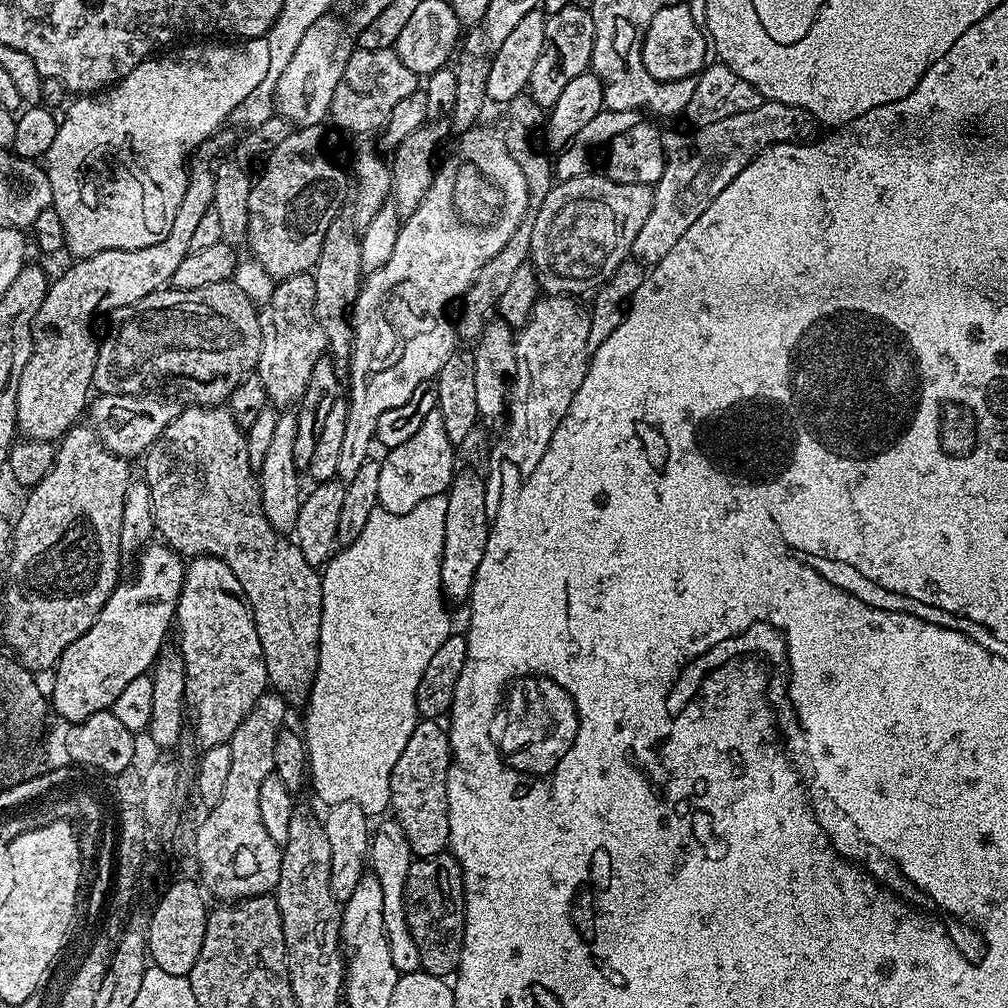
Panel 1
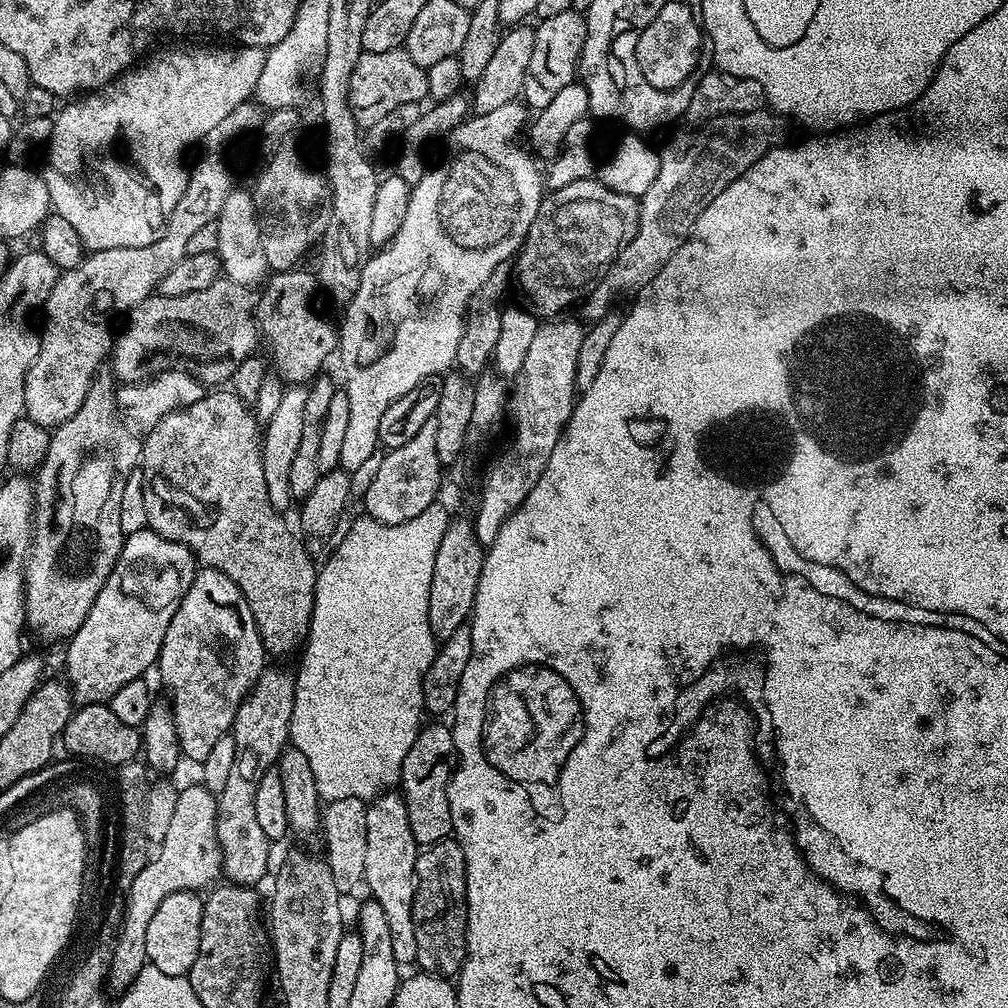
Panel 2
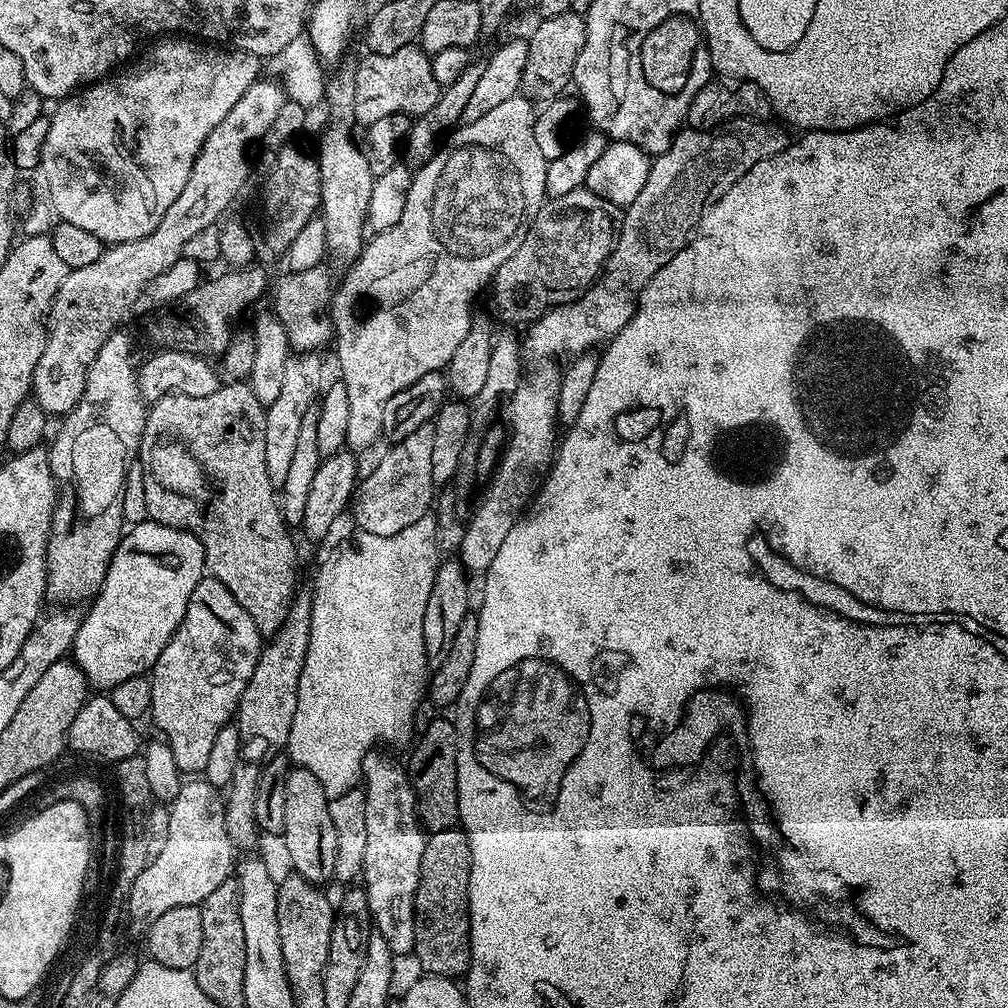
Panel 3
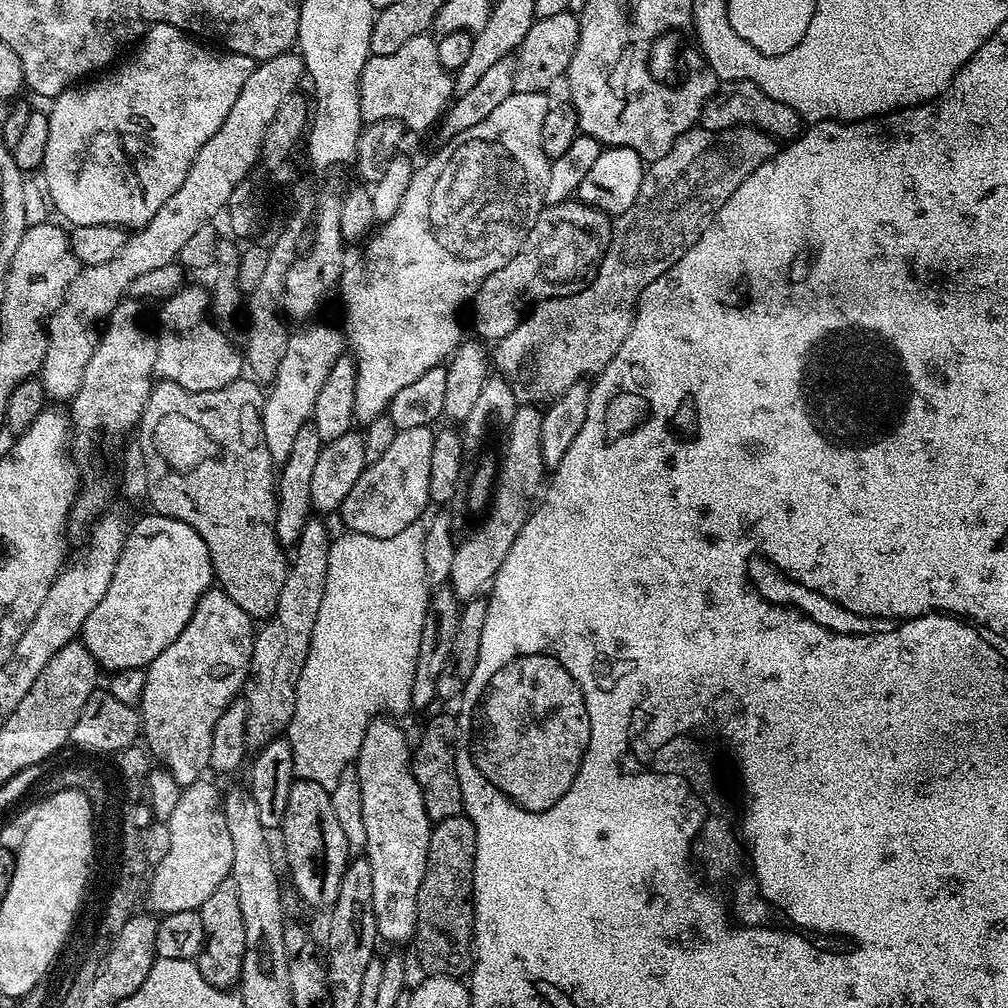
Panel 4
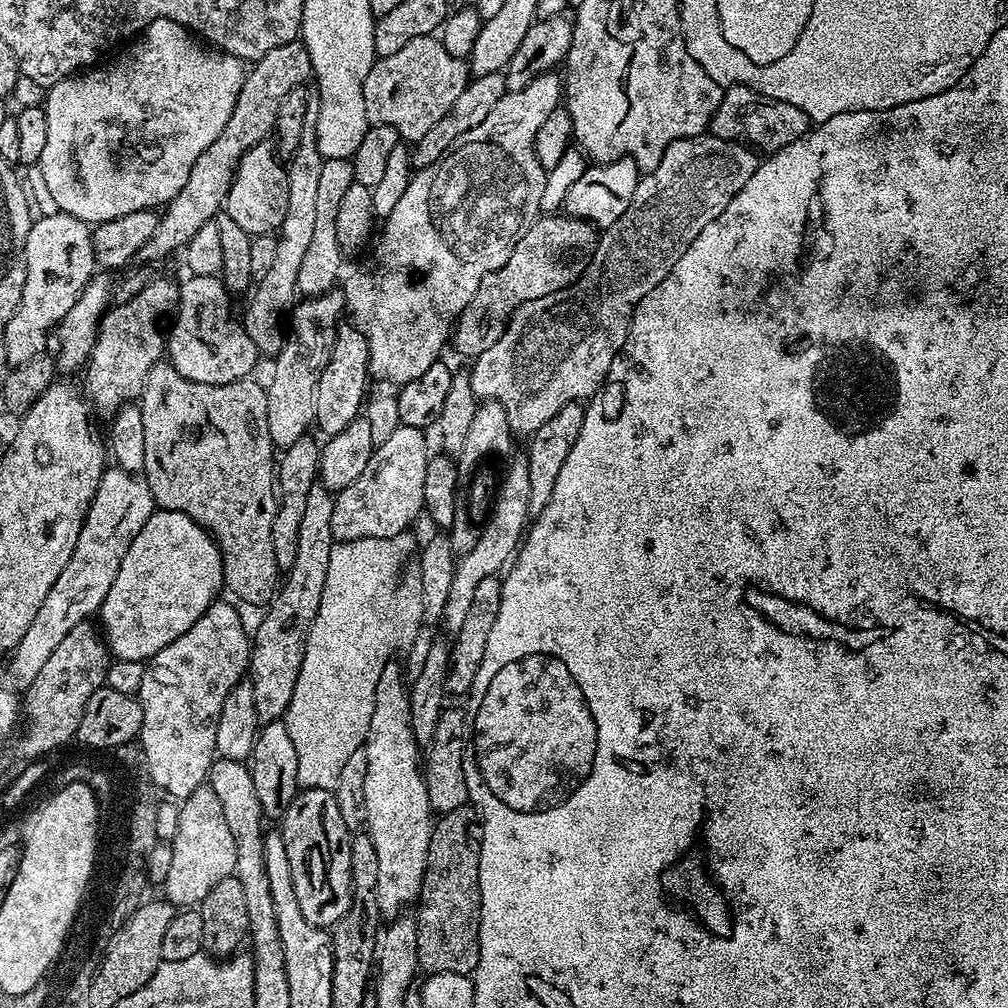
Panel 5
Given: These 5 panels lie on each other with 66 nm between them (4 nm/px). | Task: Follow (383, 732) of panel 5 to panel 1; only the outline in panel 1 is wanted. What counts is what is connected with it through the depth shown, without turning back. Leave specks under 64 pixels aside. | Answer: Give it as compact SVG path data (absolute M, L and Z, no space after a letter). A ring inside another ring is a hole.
M393 818L384 819L379 821L381 824L377 828L375 825L371 833L367 859L370 861L371 875L376 876L382 886L382 922L386 926L386 938L390 942L390 959L394 962L394 970L401 974L418 972L421 971L418 946L414 946L414 938L410 934L404 913L406 874L410 870L414 855L398 822Z

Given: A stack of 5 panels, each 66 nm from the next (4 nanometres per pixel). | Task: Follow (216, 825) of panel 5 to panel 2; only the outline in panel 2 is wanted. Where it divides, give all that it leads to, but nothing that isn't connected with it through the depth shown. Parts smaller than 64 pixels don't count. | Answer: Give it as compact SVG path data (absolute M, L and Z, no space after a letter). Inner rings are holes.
M195 782L189 788L180 788L166 838L158 846L160 852L149 859L147 866L134 878L125 899L124 917L115 937L116 949L108 960L107 991L123 994L148 964L146 958L146 929L150 927L150 918L154 910L170 898L170 894L195 892L207 889L217 883L216 875L222 872L224 856L220 853L220 843L216 837L216 802L217 793L205 788L203 783ZM216 880L216 881L215 881ZM208 884L208 885L207 885ZM205 887L205 888L204 888ZM120 936L120 937L119 937Z

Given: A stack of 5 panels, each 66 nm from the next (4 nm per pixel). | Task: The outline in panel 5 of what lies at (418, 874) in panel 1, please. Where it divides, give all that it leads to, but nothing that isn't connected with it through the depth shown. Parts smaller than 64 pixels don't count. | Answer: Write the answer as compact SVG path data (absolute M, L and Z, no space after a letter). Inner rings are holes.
M465 806L450 810L435 821L428 847L428 865L418 897L418 962L428 974L462 974L472 976L480 953L480 837L478 813Z

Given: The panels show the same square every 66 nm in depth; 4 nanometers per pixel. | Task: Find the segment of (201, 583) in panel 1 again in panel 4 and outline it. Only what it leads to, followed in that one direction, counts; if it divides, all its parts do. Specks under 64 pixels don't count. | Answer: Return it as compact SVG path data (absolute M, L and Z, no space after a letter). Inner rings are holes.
M213 586L198 598L186 630L146 669L146 690L138 705L142 736L148 739L148 752L181 786L193 784L209 771L214 726L248 680L253 635L252 617L219 586Z

